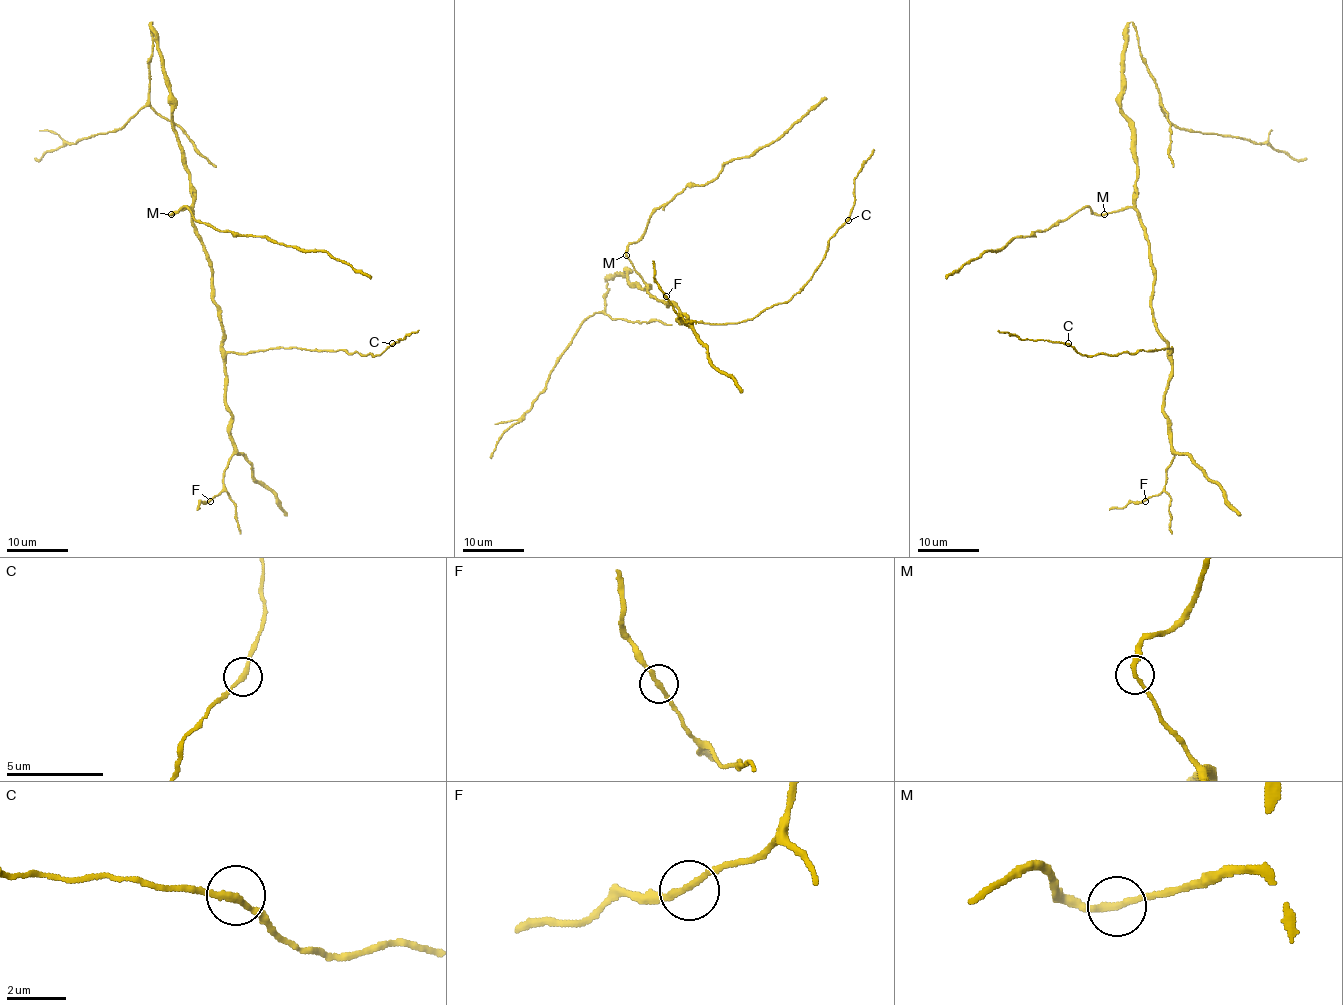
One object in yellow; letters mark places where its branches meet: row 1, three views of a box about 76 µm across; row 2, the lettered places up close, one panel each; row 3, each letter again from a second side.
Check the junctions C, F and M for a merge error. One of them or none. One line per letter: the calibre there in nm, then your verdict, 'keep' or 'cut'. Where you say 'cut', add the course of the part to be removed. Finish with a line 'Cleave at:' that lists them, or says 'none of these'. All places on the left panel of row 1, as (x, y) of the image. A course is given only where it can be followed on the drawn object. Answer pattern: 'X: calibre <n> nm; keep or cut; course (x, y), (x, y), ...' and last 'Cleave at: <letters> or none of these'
C: calibre 240 nm; keep
F: calibre 220 nm; keep
M: calibre 240 nm; keep
Cleave at: none of these

